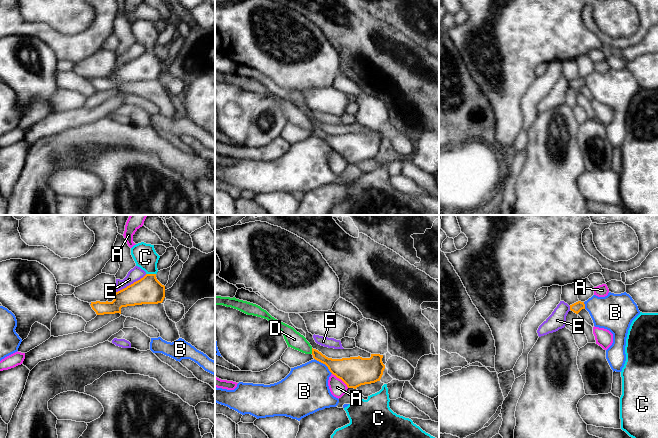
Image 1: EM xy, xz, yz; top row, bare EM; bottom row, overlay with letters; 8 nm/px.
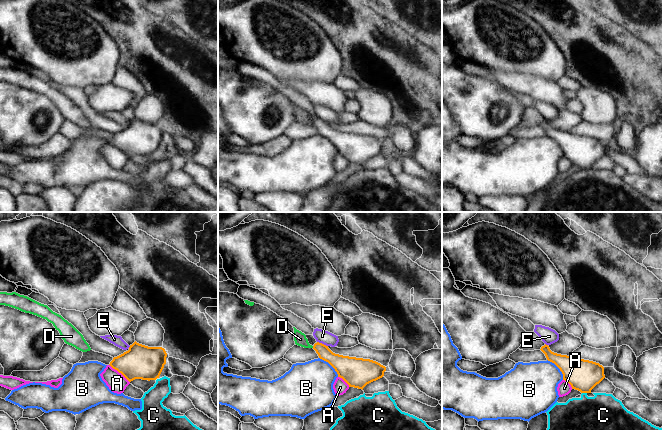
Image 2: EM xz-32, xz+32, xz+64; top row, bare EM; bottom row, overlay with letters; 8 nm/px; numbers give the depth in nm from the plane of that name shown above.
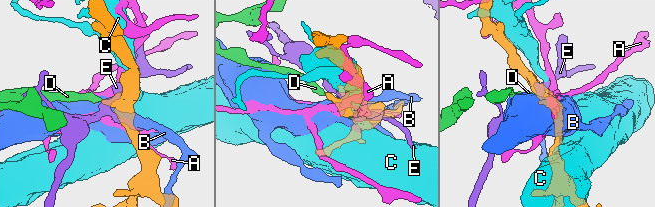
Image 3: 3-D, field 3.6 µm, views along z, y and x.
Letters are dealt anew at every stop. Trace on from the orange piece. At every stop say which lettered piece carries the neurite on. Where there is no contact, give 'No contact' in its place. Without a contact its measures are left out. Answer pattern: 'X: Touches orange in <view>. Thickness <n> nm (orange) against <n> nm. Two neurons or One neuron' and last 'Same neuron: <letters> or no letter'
A: Touches orange in xz. Thickness 240 nm (orange) against 130 nm. Two neurons
B: Touches orange in xz. Thickness 240 nm (orange) against 360 nm. Two neurons
C: Touches orange in xy. Thickness 220 nm (orange) against 190 nm. Two neurons
D: Touches orange in xz. Thickness 140 nm (orange) against 140 nm. Two neurons
E: Touches orange in xy. Thickness 220 nm (orange) against 110 nm. Two neurons
Same neuron: no letter

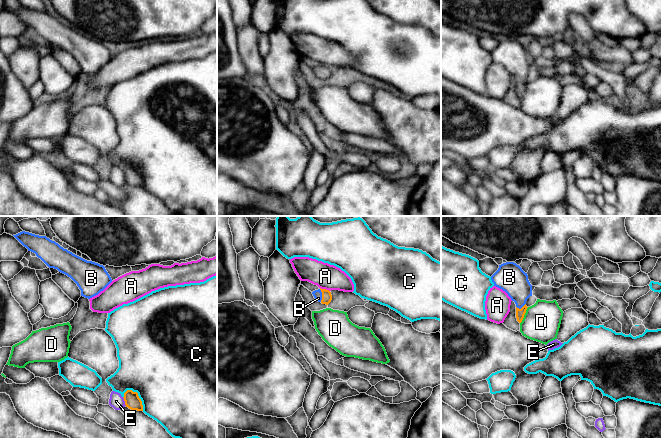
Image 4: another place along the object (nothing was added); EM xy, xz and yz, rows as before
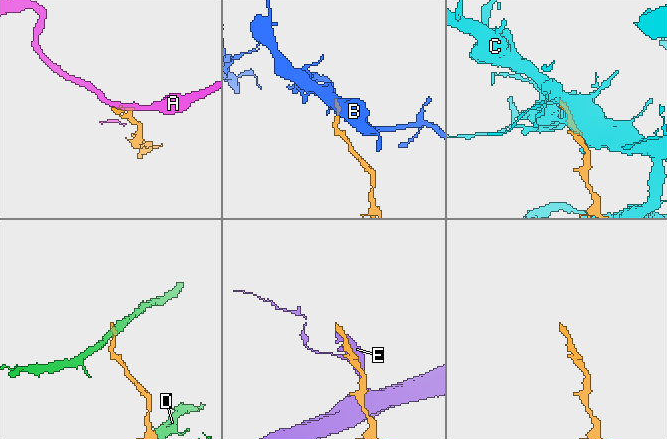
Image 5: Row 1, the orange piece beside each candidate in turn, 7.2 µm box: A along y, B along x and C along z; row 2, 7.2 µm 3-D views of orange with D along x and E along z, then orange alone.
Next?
A: Touches orange in xz. Thickness 80 nm (orange) against 200 nm. Two neurons
B: Touches orange in xz. Thickness 80 nm (orange) against 70 nm. One neuron
C: Touches orange in xy. Thickness 120 nm (orange) against 480 nm. Two neurons
D: Touches orange in yz. Thickness 70 nm (orange) against 300 nm. Two neurons
E: Touches orange in xy. Thickness 120 nm (orange) against 120 nm. Two neurons
Same neuron: B

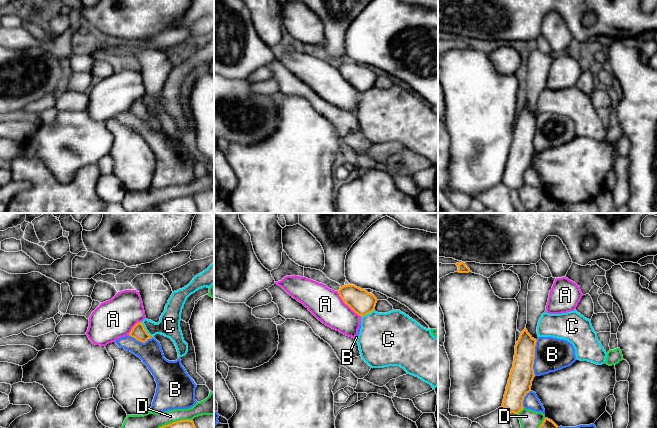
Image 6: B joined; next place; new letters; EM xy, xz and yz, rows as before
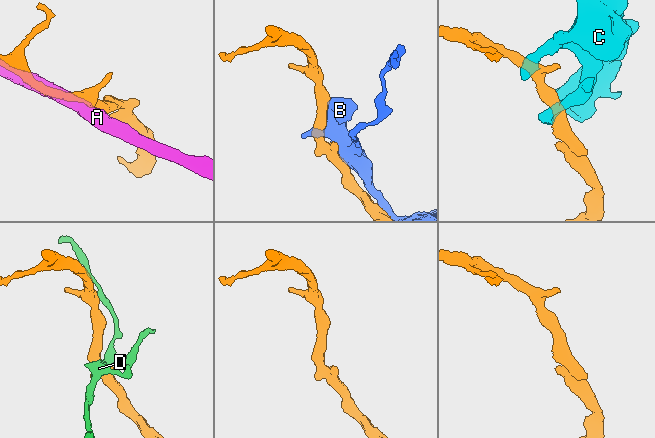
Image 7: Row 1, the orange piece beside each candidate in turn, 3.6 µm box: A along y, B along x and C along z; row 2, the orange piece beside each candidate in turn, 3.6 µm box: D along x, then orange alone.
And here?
A: Touches orange in xz. Thickness 190 nm (orange) against 260 nm. Two neurons
B: Touches orange in yz. Thickness 190 nm (orange) against 280 nm. Two neurons
C: Touches orange in xy. Thickness 120 nm (orange) against 180 nm. Two neurons
D: Touches orange in xy. Thickness 260 nm (orange) against 180 nm. Two neurons
Same neuron: no letter

